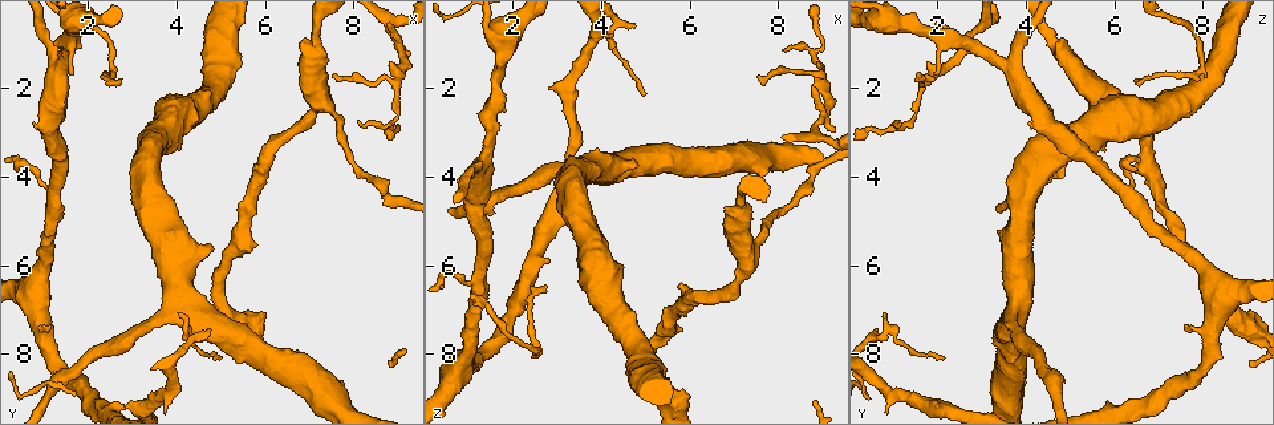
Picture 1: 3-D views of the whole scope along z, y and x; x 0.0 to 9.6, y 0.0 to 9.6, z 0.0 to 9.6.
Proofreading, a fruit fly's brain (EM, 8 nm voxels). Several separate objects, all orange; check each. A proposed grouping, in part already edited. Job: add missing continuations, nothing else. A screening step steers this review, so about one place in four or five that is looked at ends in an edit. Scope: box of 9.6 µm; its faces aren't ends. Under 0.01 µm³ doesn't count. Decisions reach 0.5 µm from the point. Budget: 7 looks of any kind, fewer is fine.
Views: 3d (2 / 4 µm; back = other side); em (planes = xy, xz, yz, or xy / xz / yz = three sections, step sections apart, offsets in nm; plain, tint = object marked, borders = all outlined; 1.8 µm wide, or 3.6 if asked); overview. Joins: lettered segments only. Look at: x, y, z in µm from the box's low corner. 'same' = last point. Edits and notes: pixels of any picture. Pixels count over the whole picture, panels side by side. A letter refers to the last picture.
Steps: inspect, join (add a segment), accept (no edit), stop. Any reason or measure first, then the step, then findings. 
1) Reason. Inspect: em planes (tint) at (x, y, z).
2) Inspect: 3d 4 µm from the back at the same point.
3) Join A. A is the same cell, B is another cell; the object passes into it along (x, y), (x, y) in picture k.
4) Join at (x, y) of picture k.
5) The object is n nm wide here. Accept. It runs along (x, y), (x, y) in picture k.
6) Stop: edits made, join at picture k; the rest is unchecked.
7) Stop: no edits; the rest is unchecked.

A fork. Inspect: 3d 2 µm from the back at (8.95, 1.95, 1.70).

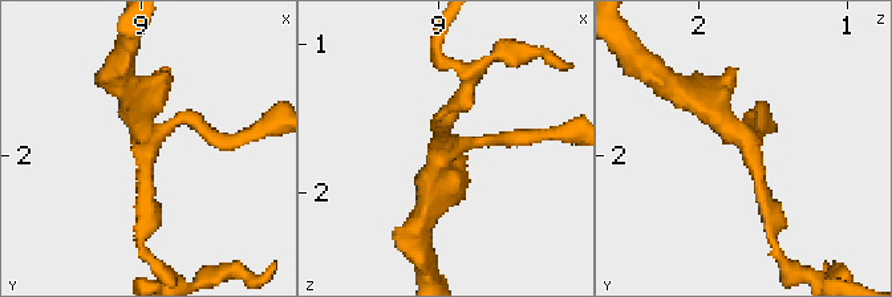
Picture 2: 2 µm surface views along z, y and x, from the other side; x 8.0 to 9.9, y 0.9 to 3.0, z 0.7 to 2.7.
3 arms meet here. Inspect: em planes (borders) at (8.96, 1.90, 1.72).

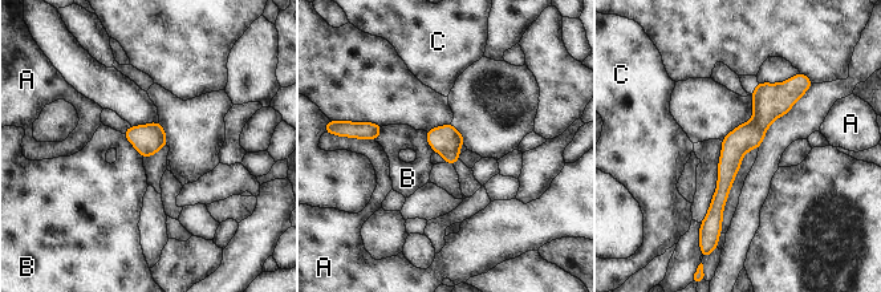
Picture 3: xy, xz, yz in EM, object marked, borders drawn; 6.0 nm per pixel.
Accept. A, B and C are other cells; it runs along (794, 85), (733, 150), (715, 220) in picture 3; no lettered segment goes on from it.

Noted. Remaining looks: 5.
Free end. Inspect: 3d 2 µm at (5.00, 8.15, 2.10).

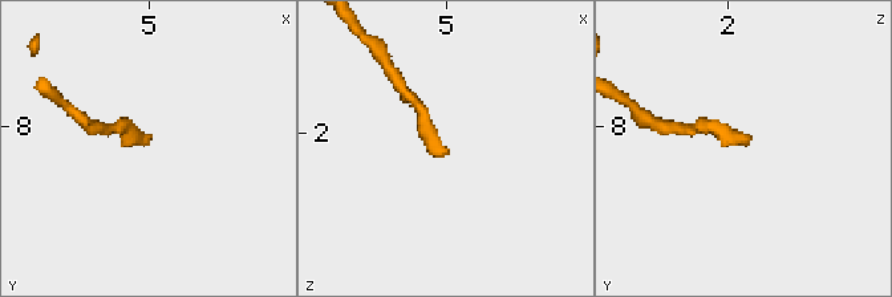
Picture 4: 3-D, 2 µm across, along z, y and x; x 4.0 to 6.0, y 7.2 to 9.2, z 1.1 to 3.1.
Inspect: em yz step 8 (tint) at (4.96, 8.12, 2.14).

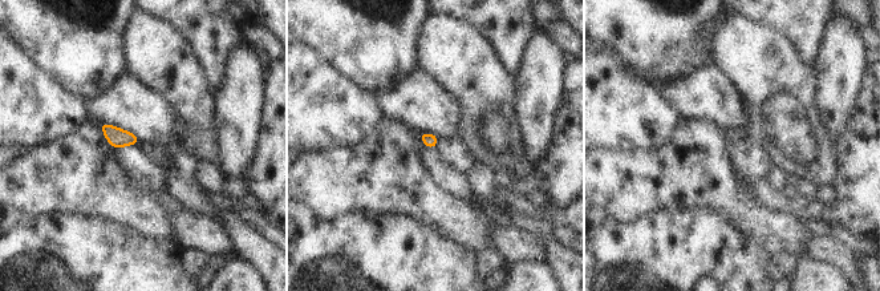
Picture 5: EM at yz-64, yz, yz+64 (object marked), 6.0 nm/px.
Inspect: em planes (borders) at the same point.

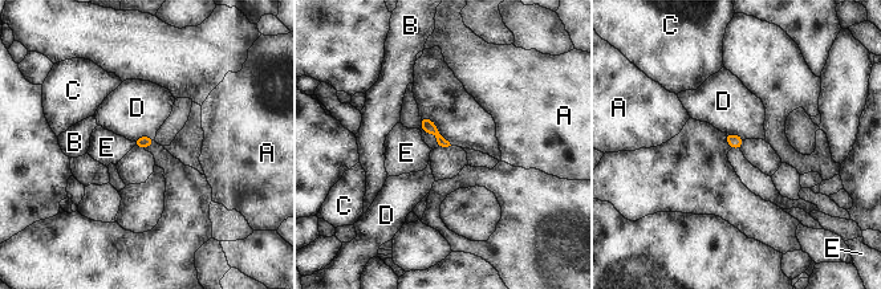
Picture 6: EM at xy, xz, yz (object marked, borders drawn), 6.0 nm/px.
Accept. A, B, C, D and E are other cells; a border runs along (154, 137), (137, 137), (133, 141) in picture 6; none of them fits.

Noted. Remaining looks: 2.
An open end. Inspect: em planes (plain) at (1.15, 7.45, 7.65).

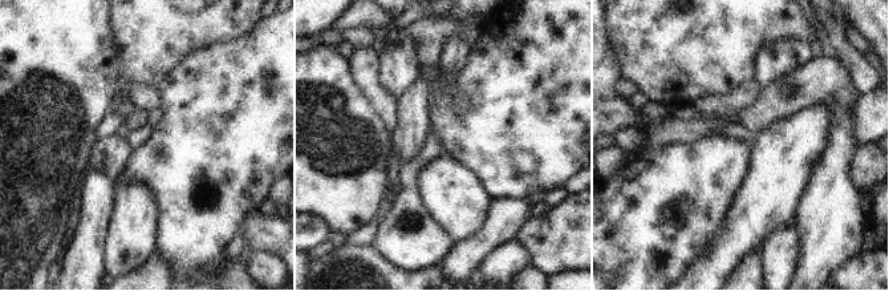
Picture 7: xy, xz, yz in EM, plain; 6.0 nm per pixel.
Inspect: em planes (borders) at the same point.

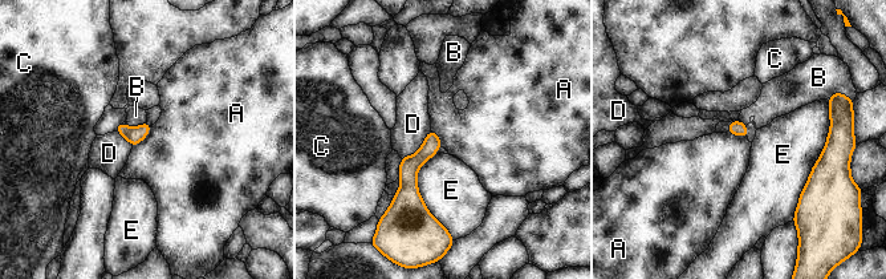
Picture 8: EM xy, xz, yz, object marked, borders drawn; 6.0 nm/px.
Accept. A, B, C, D and E are other cells; no lettered segment goes on from it.

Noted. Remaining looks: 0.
Stop: no edits; the rest is unchecked.

